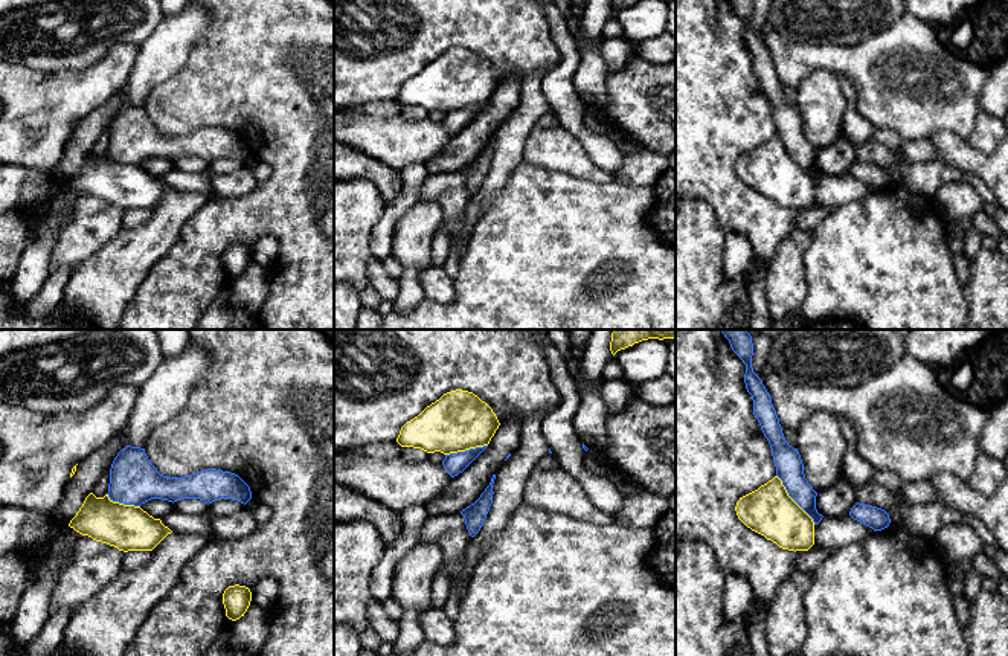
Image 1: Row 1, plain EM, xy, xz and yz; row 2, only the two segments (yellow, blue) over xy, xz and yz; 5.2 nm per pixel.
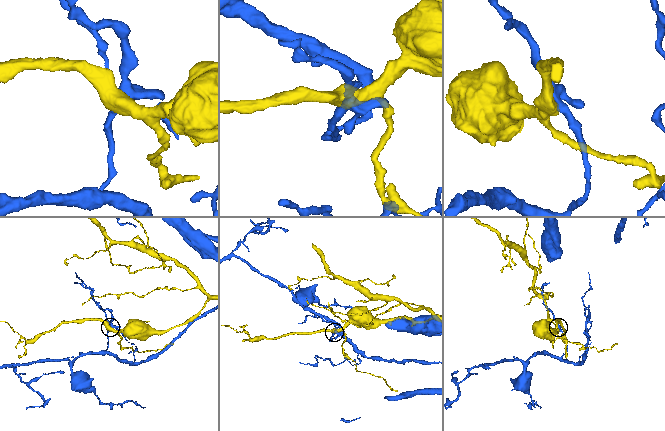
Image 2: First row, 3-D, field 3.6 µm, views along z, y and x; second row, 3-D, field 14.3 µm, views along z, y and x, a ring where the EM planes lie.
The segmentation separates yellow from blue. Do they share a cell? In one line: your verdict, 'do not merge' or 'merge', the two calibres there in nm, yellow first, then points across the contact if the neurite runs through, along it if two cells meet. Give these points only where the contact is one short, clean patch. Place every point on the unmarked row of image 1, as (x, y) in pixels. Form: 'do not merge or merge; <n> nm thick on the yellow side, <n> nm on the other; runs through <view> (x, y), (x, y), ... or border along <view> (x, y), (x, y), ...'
do not merge; 260 nm thick on the yellow side, 140 nm on the other; border along yz (776, 133), (787, 153), (815, 182)

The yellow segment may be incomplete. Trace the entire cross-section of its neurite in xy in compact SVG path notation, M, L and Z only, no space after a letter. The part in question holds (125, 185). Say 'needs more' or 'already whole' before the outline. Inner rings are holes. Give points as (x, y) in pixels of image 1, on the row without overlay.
already whole; M90 151L69 182L76 191L119 209L152 209L172 189L140 165Z

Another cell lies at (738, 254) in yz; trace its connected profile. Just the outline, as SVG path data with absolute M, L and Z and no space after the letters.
M735 233L726 238L723 267L729 279L746 278L752 258L752 244L746 236Z

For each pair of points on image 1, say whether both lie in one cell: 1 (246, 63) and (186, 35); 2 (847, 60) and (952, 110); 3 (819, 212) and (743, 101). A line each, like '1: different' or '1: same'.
1: different
2: same
3: different

